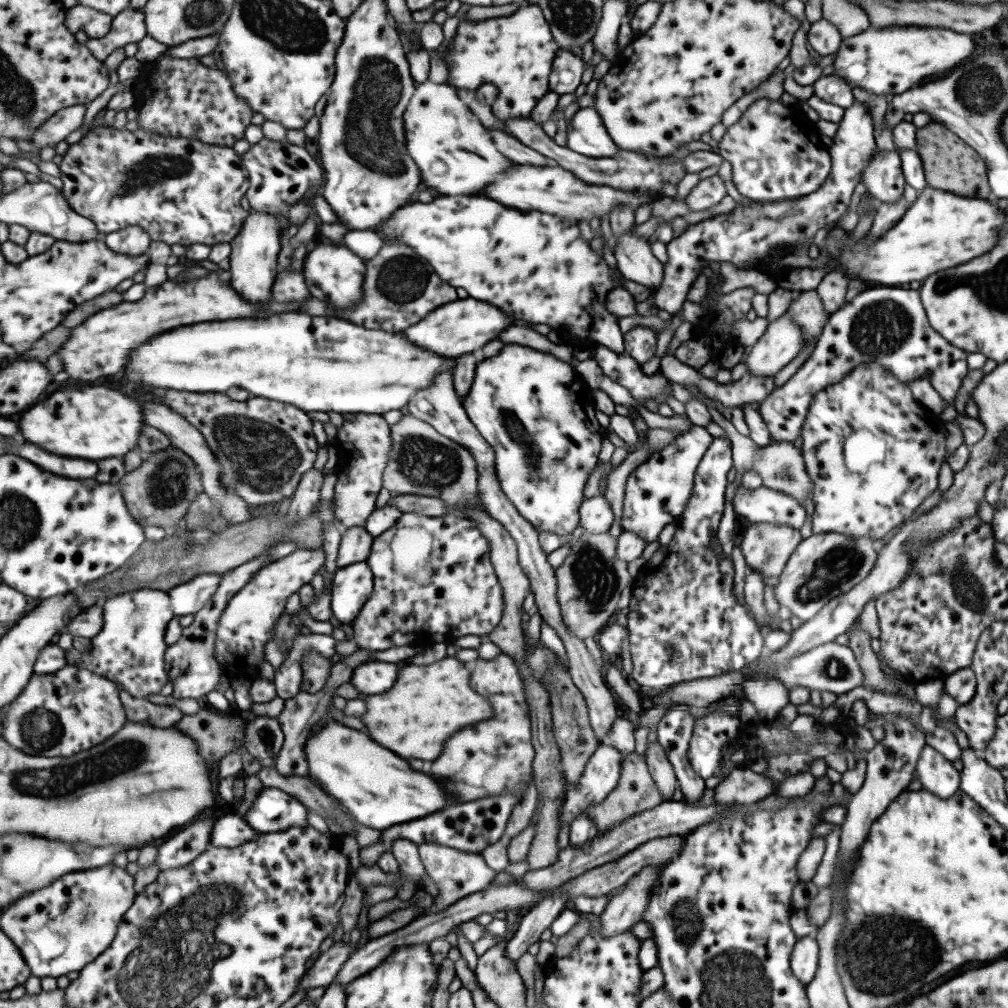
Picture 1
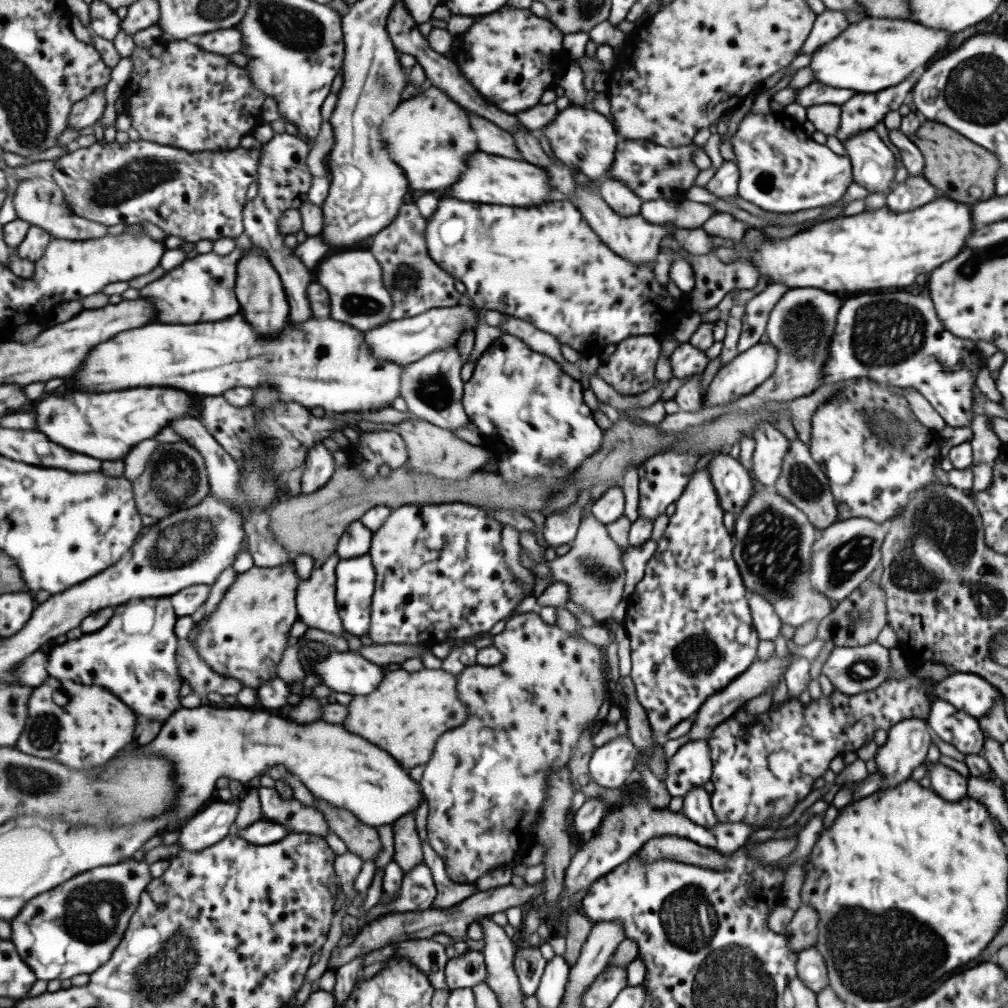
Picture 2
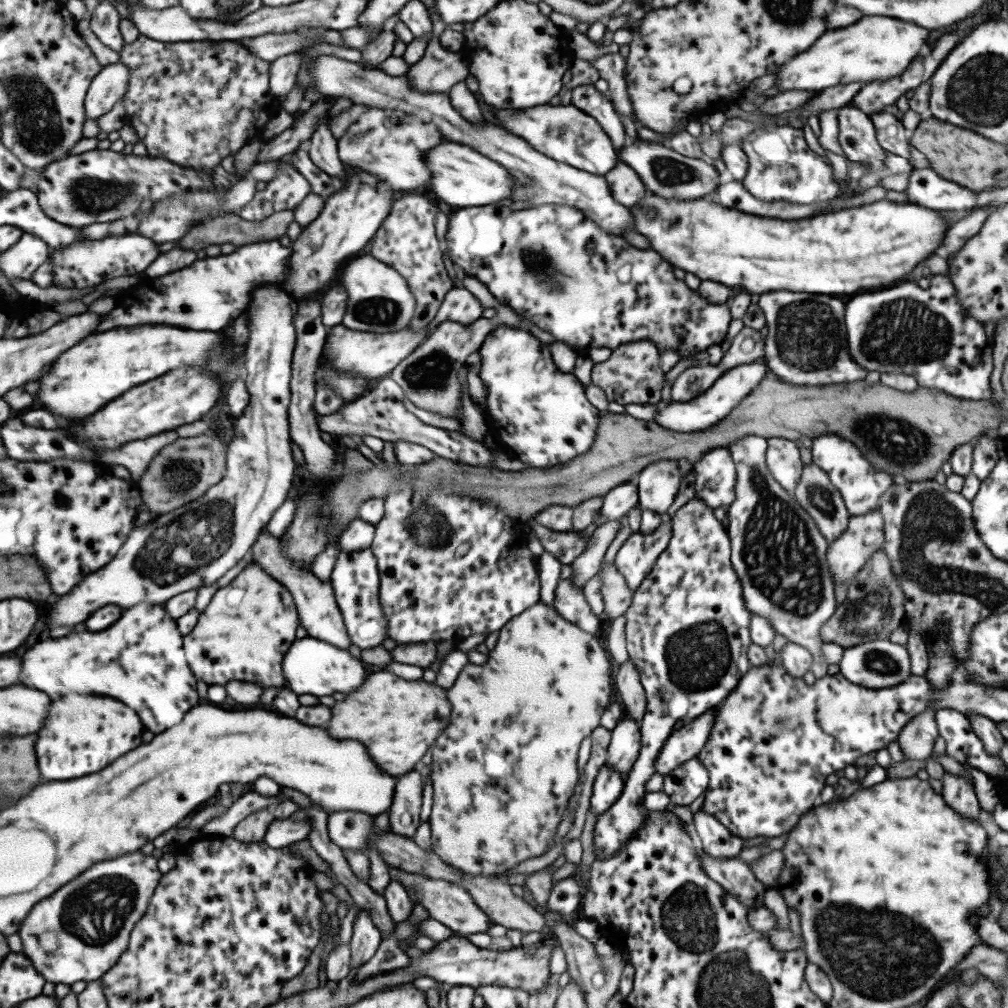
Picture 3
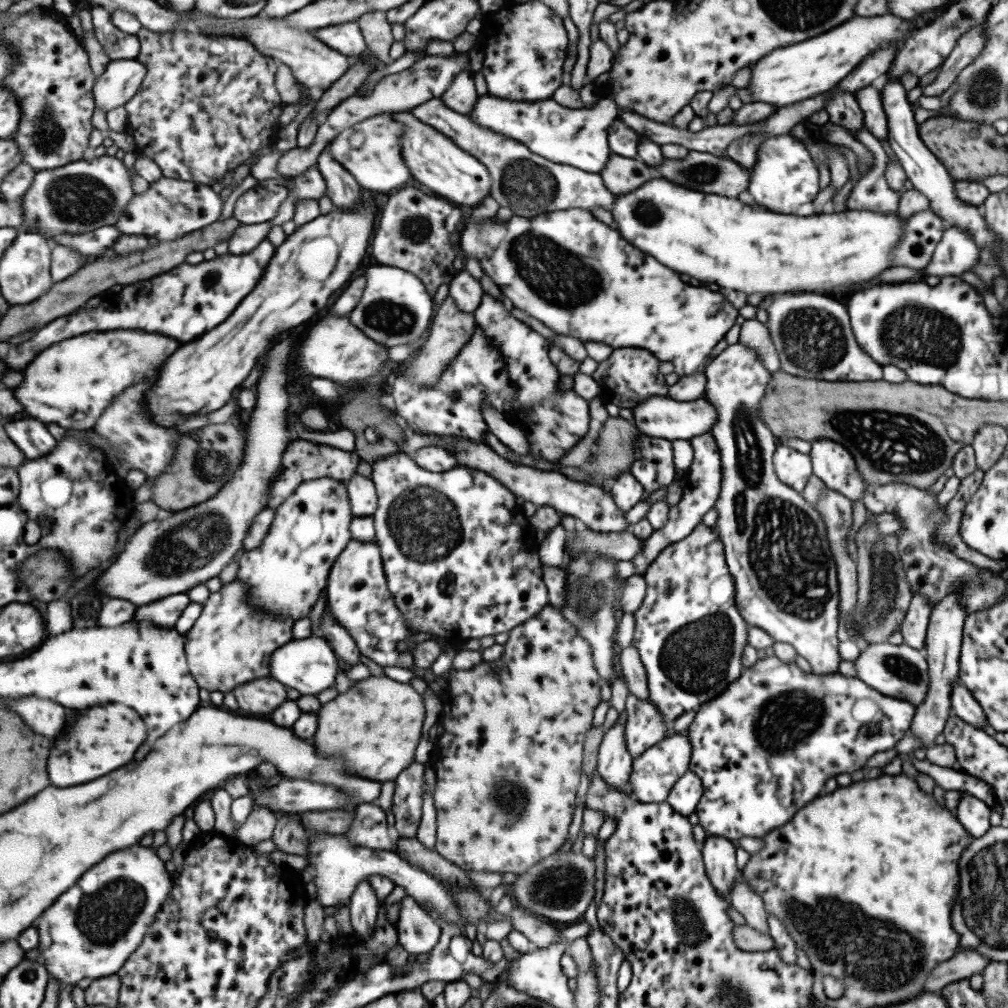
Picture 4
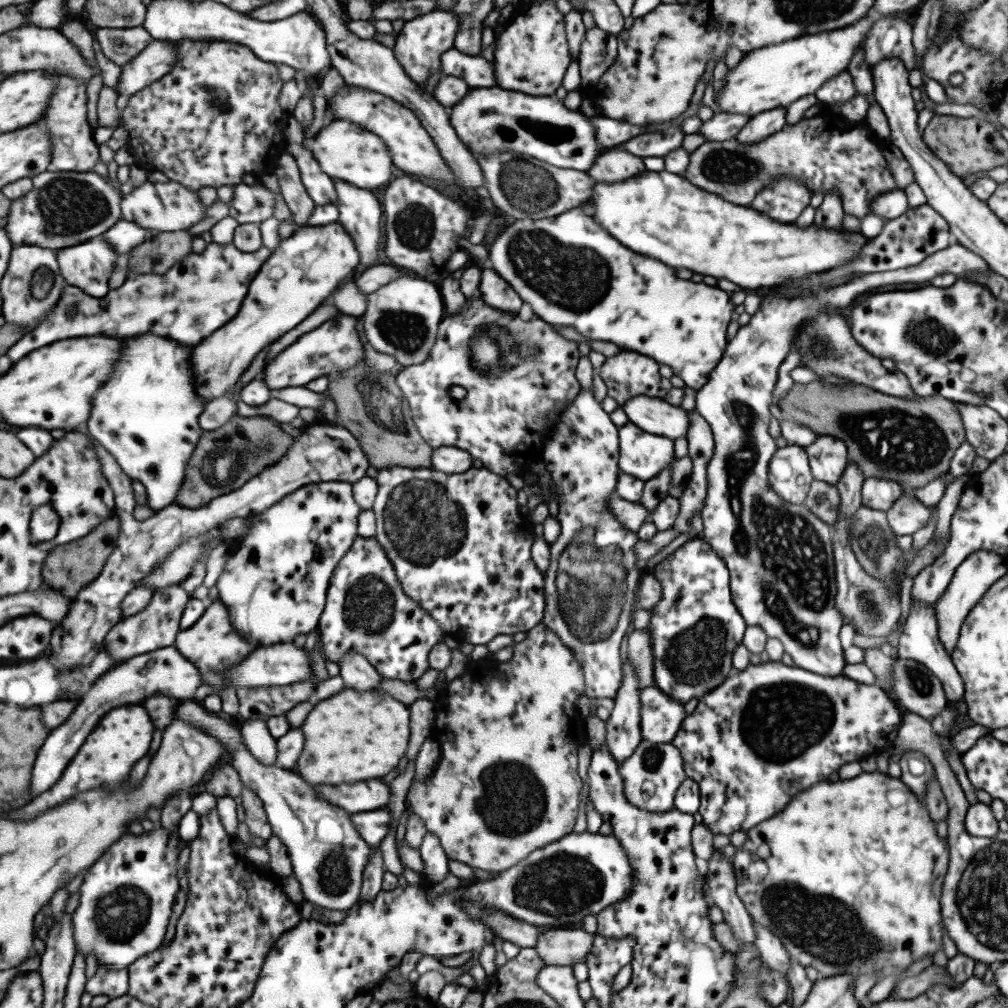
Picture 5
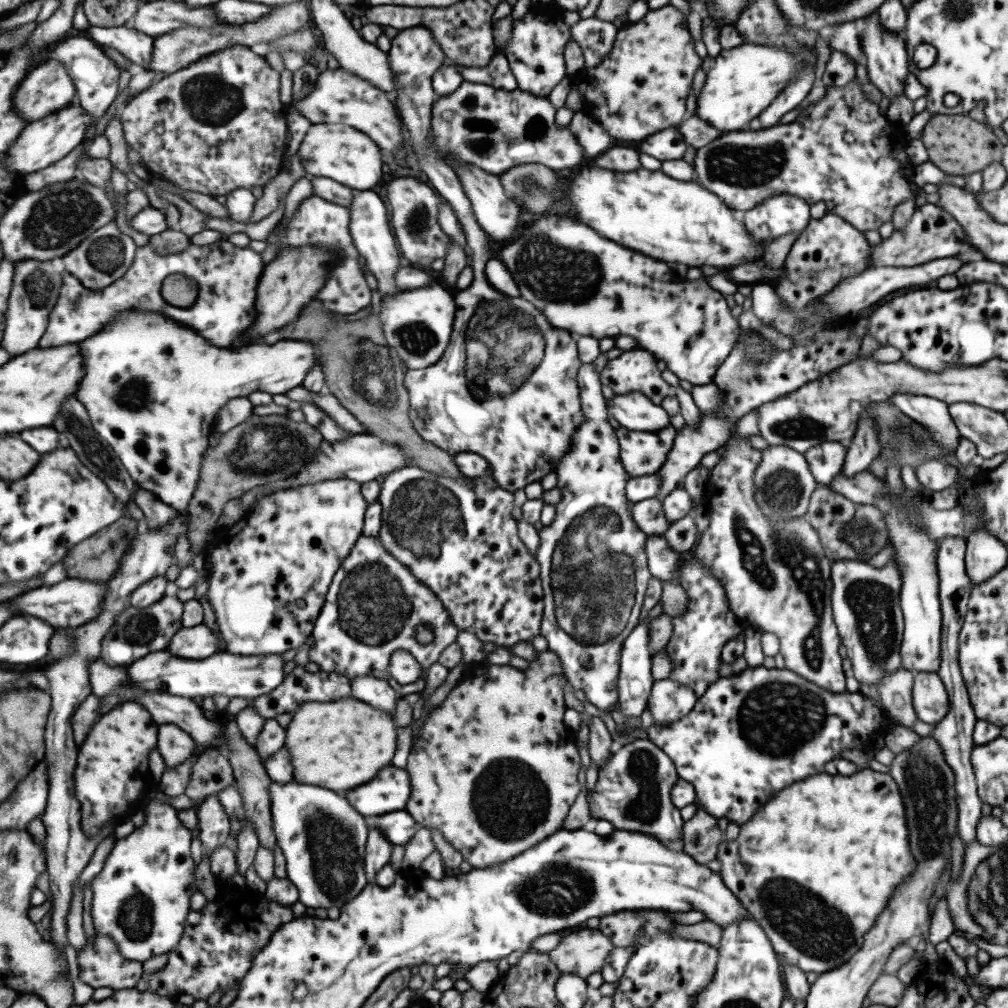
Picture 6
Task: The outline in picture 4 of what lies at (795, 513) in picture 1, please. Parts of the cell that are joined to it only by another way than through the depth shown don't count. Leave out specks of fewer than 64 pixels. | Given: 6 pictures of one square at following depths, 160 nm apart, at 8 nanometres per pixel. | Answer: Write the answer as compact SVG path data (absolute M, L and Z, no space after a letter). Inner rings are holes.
M705 432L691 438L689 444L693 449L693 456L688 470L683 474L681 498L675 505L669 507L667 522L659 530L651 531L646 539L642 539L640 551L630 558L635 575L642 574L651 564L651 561L655 560L655 557L661 552L662 548L685 538L691 530L701 523L703 514L709 508L712 508L715 500L717 500L721 482L721 461L714 438L710 433Z

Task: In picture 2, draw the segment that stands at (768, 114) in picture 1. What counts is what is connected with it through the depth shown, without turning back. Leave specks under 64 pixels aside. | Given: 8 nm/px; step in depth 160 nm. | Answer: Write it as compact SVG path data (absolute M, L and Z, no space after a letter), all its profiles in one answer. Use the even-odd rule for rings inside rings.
M746 113L730 138L731 152L737 163L736 194L761 210L771 213L798 212L832 204L839 199L852 180L852 168L847 156L833 154L824 144L818 144L802 130L787 123L777 113Z

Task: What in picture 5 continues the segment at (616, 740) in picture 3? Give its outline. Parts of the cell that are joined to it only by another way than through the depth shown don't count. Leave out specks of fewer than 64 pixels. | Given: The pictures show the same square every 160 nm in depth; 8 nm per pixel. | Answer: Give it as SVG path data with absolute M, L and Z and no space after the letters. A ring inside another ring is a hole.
M654 685L640 692L641 740L655 744L669 743L685 719L684 706L669 699L667 694L661 693Z

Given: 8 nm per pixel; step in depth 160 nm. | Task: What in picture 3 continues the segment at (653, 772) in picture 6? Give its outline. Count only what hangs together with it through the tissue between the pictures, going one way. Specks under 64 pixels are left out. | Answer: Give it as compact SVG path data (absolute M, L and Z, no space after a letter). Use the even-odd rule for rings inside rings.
M711 709L696 719L685 721L680 729L673 730L655 758L653 772L665 776L671 770L675 770L679 764L683 764L685 760L697 757L709 737L713 719L715 719L715 714Z

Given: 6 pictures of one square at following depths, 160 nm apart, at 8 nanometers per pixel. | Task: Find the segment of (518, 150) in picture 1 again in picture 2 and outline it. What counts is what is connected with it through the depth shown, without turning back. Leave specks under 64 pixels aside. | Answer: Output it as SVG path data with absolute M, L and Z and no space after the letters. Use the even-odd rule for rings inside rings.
M472 113L468 115L470 127L477 137L479 150L487 154L499 154L505 158L523 160L510 134L480 116Z

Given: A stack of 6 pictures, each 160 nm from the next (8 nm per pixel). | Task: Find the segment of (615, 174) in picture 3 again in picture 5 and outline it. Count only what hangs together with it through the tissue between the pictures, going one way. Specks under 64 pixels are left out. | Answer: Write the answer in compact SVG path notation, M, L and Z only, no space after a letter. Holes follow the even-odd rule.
M617 148L603 152L605 154L598 156L591 170L587 172L594 182L613 184L613 182L619 182L619 180L625 180L643 172L643 164L637 156L629 152L617 152Z

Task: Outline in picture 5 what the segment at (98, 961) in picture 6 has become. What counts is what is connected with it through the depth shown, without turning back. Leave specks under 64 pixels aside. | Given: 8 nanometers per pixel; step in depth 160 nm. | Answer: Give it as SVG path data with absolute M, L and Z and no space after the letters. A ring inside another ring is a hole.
M100 966L95 974L87 981L86 990L92 996L105 994L111 998L125 996L130 987L130 976L127 970L111 971Z

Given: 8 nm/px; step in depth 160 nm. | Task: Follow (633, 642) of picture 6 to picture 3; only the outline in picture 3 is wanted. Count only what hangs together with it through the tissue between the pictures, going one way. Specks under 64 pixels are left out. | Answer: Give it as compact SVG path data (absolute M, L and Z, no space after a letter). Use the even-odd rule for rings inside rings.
M602 765L592 782L588 809L597 817L618 799L623 790L627 773L617 773L615 769Z

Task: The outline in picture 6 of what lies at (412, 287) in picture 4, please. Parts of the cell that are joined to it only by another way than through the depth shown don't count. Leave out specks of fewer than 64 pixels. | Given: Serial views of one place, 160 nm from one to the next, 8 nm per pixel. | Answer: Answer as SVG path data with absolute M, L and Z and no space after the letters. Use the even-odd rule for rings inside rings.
M429 284L401 294L381 296L384 307L378 318L387 344L410 369L429 367L441 358L450 344L457 305L454 295L441 284Z

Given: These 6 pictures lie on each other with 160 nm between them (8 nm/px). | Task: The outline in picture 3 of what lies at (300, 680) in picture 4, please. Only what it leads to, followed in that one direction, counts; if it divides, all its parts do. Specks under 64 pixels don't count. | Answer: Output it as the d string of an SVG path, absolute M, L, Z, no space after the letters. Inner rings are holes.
M309 636L297 639L283 661L284 673L288 678L287 686L298 695L314 694L315 697L331 697L335 692L345 692L347 696L355 692L355 688L361 688L369 678L365 665L360 658L351 656L348 649Z

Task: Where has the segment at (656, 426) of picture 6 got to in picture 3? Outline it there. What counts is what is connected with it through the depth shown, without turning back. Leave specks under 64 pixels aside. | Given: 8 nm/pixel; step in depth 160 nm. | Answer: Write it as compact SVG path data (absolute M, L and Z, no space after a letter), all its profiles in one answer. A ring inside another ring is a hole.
M755 360L751 364L741 364L727 369L715 379L715 382L704 390L699 396L685 402L673 402L670 400L667 404L658 404L658 409L654 420L660 427L667 430L680 433L699 432L713 426L721 418L727 416L729 411L739 404L742 398L745 398L750 390L753 390L759 381L764 377L767 368L761 360Z

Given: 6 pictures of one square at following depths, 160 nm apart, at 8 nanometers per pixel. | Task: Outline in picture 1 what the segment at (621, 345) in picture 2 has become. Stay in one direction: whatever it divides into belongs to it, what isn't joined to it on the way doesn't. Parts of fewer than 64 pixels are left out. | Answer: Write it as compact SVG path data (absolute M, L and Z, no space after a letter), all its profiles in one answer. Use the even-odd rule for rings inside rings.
M636 325L622 335L624 353L639 366L655 355L657 336L651 329Z

